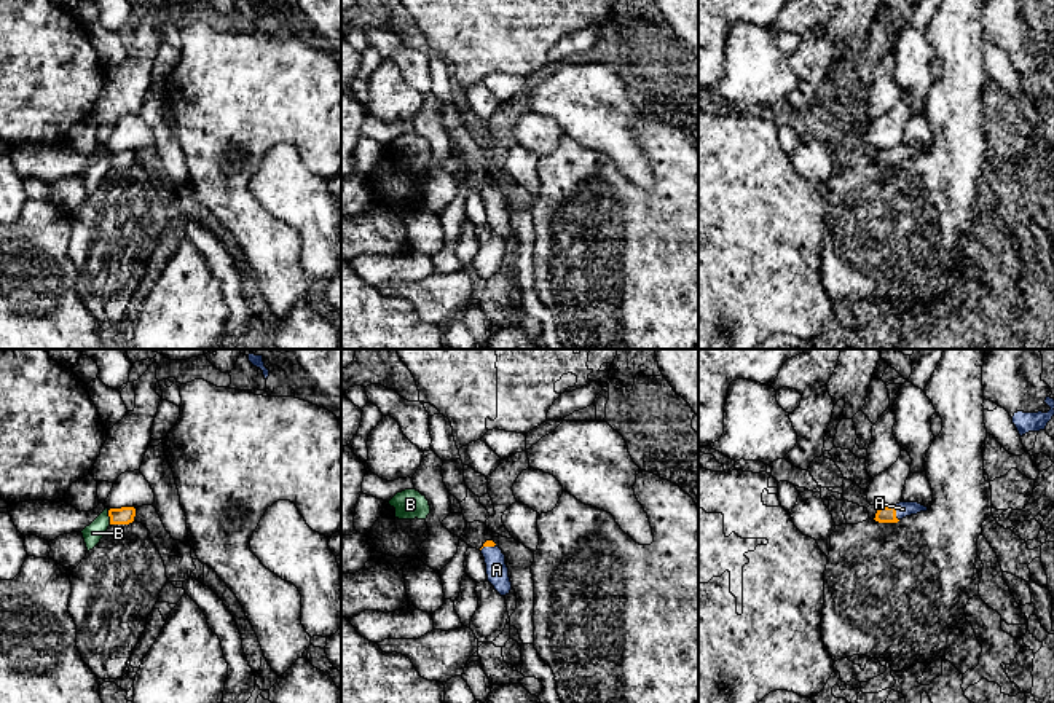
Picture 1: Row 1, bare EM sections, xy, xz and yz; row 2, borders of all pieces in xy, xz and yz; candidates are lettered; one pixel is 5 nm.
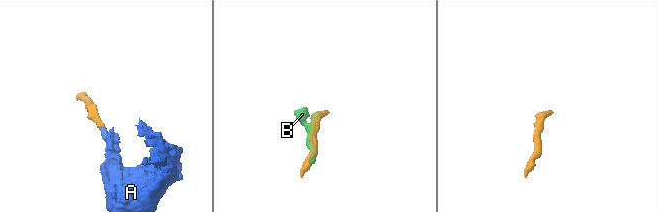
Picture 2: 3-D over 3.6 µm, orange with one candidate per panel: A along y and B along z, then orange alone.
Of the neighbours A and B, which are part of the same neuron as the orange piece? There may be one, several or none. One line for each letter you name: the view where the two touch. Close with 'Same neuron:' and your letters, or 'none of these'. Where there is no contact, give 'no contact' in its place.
A: contact in yz
Same neuron: A

